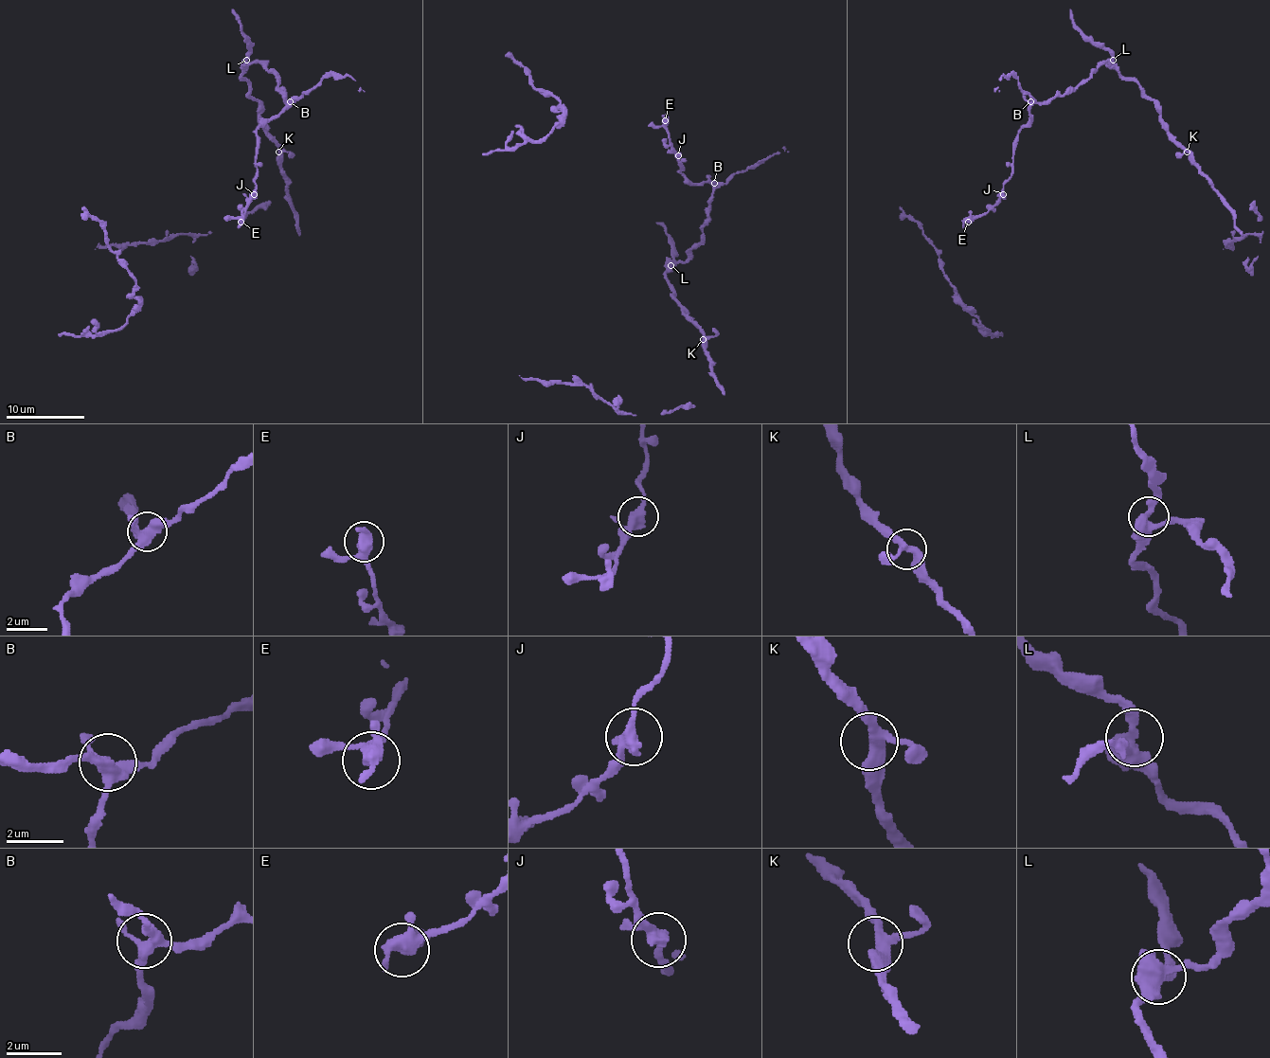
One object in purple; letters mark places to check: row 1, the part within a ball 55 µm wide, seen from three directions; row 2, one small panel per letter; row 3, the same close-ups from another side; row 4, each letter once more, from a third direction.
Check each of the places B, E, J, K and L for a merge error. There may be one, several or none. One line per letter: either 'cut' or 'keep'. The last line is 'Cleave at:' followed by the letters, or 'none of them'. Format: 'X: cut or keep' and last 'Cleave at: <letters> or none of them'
B: keep
E: keep
J: keep
K: keep
L: keep
Cleave at: none of them

